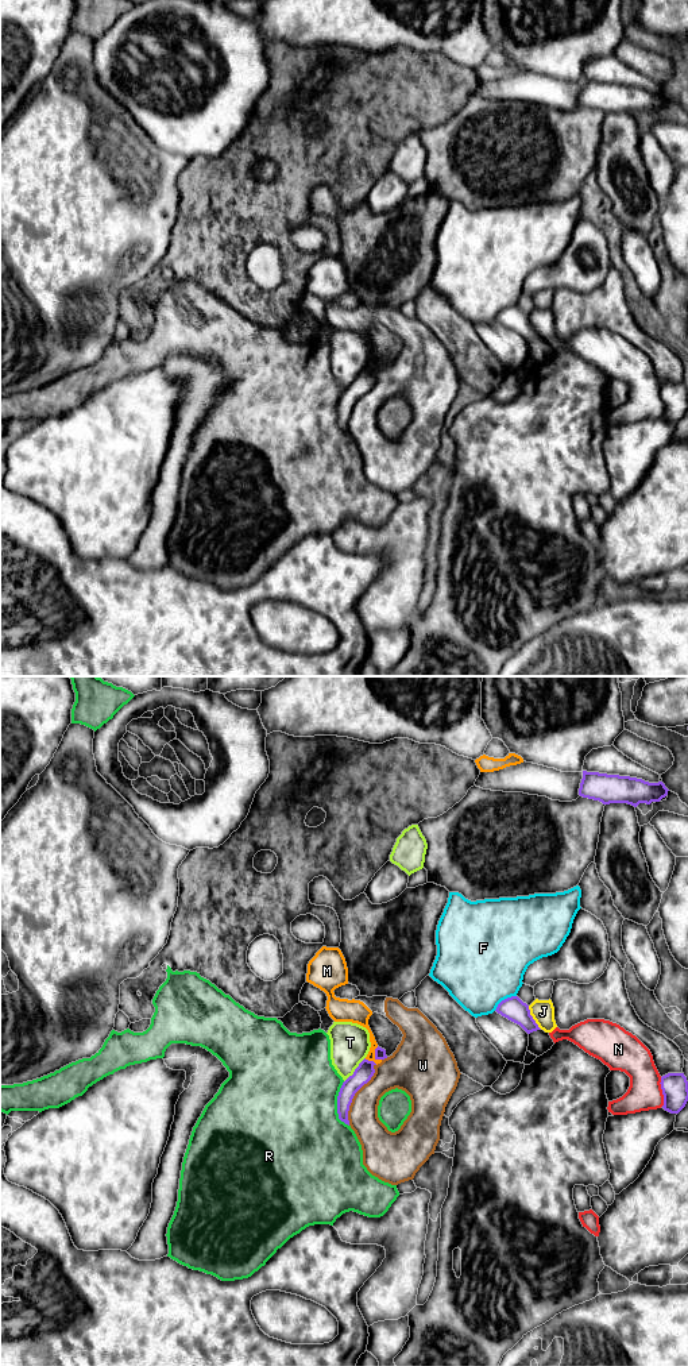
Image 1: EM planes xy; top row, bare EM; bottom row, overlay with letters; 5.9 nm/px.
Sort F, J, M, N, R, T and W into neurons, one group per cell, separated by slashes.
F / J / M W / N / R / T

